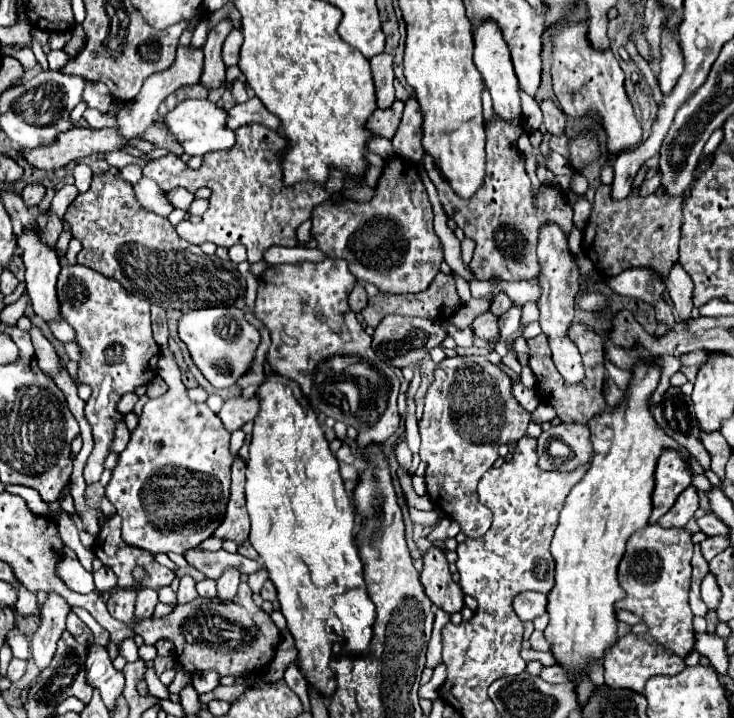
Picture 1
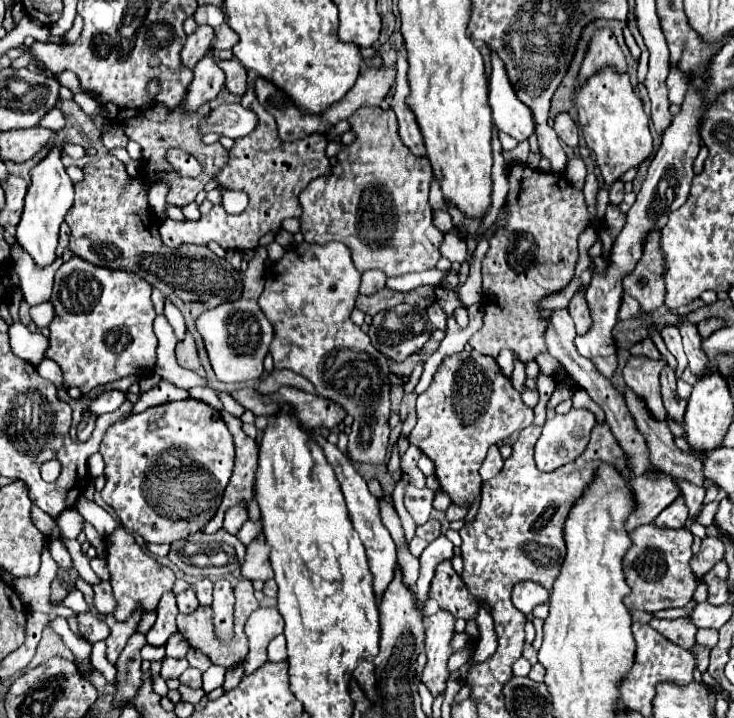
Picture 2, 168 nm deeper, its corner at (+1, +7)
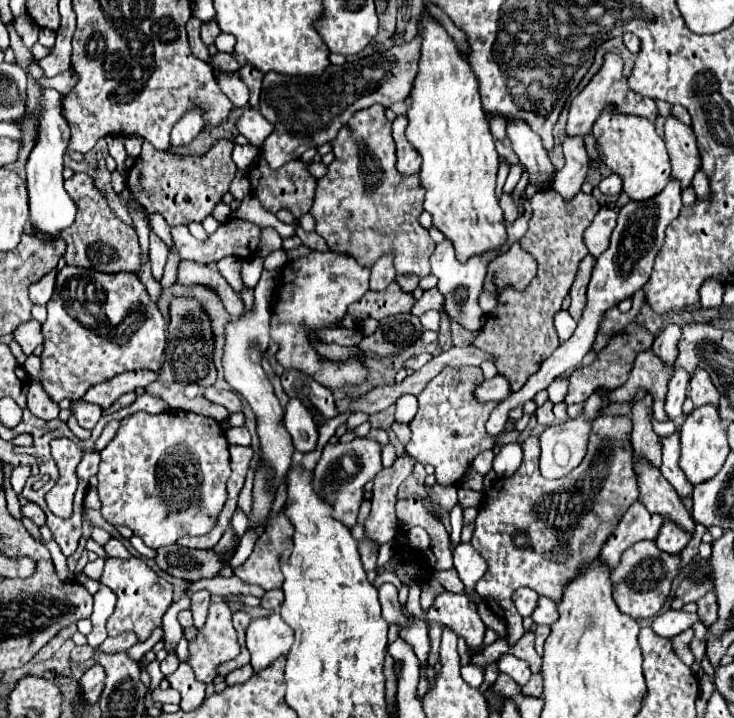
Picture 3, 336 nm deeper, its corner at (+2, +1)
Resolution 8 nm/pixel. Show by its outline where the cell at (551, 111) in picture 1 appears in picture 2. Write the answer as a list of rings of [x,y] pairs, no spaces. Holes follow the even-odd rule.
[[[567,113],[557,115],[557,119],[555,119],[555,133],[559,135],[559,139],[565,145],[569,145],[573,149],[579,145],[579,129],[577,129],[575,121]]]

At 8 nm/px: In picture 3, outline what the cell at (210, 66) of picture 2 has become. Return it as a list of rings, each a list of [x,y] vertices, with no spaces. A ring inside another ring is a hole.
[[[190,107],[172,129],[172,147],[190,143],[204,127],[204,111],[200,107]]]

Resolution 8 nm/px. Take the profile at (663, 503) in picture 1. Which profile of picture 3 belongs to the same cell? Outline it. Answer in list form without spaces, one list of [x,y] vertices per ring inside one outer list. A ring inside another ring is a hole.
[[[634,501],[628,507],[628,511],[624,513],[624,517],[620,519],[620,523],[616,525],[614,533],[604,543],[604,547],[600,551],[600,559],[606,565],[616,567],[620,561],[620,555],[630,545],[634,545],[636,541],[642,541],[642,539],[656,539],[662,521],[664,521],[662,515],[650,513],[650,511],[646,511],[646,507],[640,501]]]

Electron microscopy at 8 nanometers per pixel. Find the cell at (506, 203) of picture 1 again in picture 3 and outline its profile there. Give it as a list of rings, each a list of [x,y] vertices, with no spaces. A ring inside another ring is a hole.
[[[552,187],[540,191],[540,201],[530,201],[530,205],[532,217],[526,235],[520,239],[520,247],[536,259],[538,273],[524,291],[514,287],[498,291],[498,305],[486,315],[486,323],[474,339],[478,349],[494,357],[498,373],[510,379],[512,391],[520,391],[526,379],[538,371],[540,363],[544,363],[560,343],[552,319],[554,313],[560,311],[562,301],[572,287],[578,263],[588,255],[582,235],[600,209],[594,195],[578,193],[566,201]]]

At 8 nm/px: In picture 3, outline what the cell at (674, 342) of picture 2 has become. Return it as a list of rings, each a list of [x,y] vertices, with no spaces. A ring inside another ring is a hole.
[[[684,367],[674,369],[674,375],[668,383],[668,395],[666,395],[666,413],[670,419],[682,417],[682,403],[686,399],[686,385],[688,385],[690,377],[688,371]]]

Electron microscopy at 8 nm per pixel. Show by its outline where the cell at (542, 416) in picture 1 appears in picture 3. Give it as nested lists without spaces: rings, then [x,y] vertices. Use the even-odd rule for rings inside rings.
[[[632,323],[632,327],[628,331],[624,331],[622,335],[618,335],[616,339],[610,339],[610,343],[598,353],[598,359],[592,365],[578,367],[578,369],[572,371],[572,375],[570,375],[570,387],[568,387],[568,395],[566,395],[564,403],[566,405],[570,405],[570,403],[584,403],[598,387],[616,389],[616,387],[624,385],[626,379],[628,379],[628,371],[632,369],[634,357],[638,355],[640,349],[650,349],[652,341],[654,341],[654,337],[650,333],[646,333],[642,325]]]

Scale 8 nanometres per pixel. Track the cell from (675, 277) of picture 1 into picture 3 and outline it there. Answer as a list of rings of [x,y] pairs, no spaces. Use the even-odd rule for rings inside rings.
[[[700,367],[694,369],[694,375],[690,379],[690,399],[694,401],[694,407],[700,407],[704,403],[718,405],[718,391],[712,385],[710,375]]]

